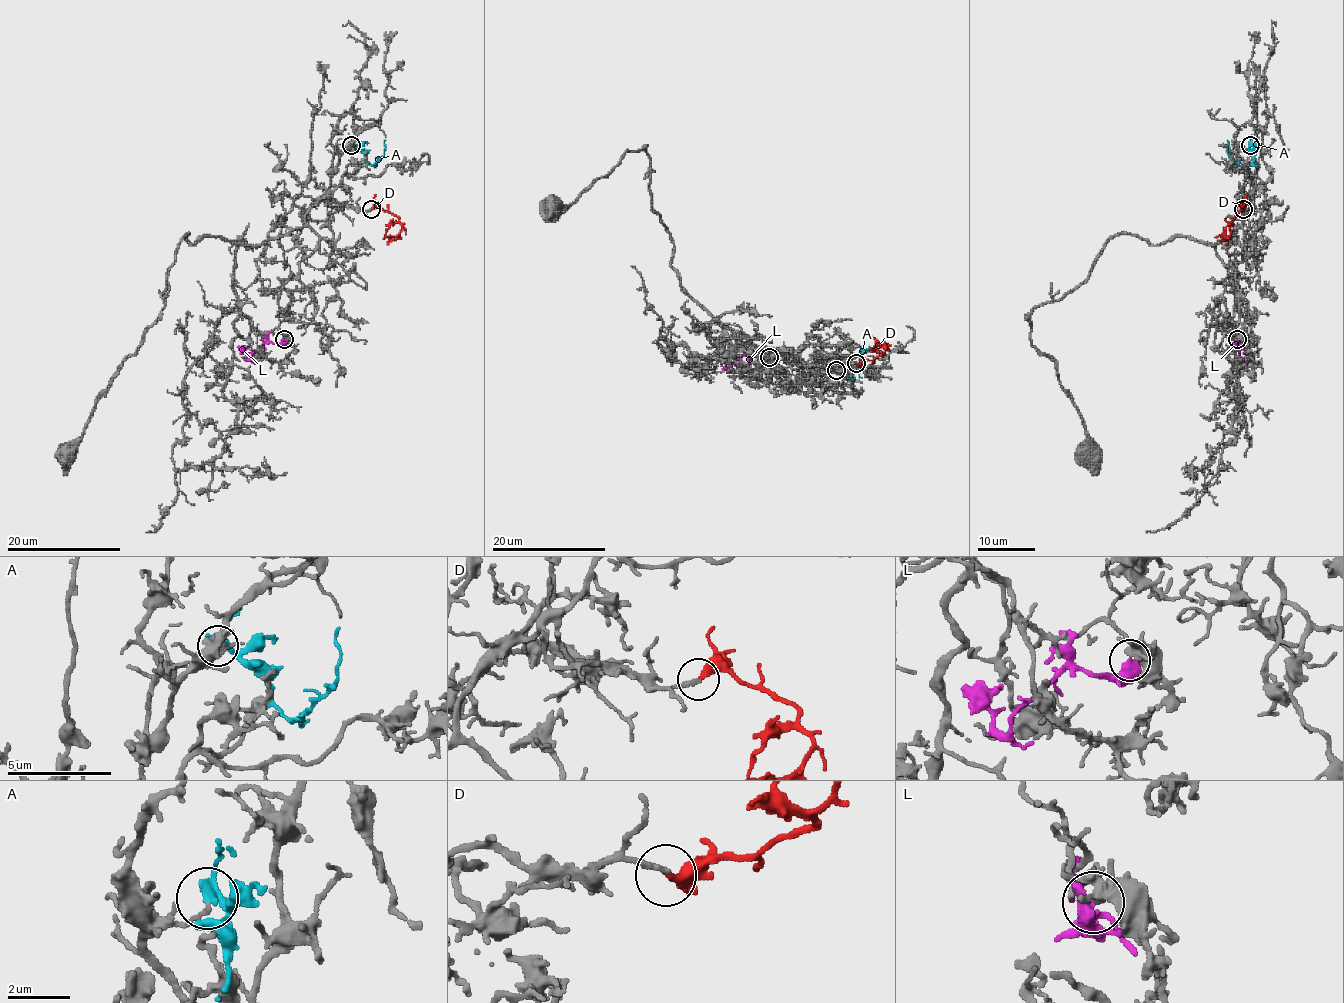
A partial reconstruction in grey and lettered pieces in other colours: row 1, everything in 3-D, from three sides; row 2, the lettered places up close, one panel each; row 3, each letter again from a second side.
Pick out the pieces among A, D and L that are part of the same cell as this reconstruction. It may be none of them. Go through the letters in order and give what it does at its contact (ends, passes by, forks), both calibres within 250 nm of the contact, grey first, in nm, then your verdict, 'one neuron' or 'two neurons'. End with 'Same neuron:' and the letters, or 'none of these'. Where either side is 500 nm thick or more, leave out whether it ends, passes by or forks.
A: it passes by | 130/300 nm | two neurons
D: it ends | 190/340 nm | one neuron
L: it passes by | 320/380 nm | two neurons
Same neuron: D

